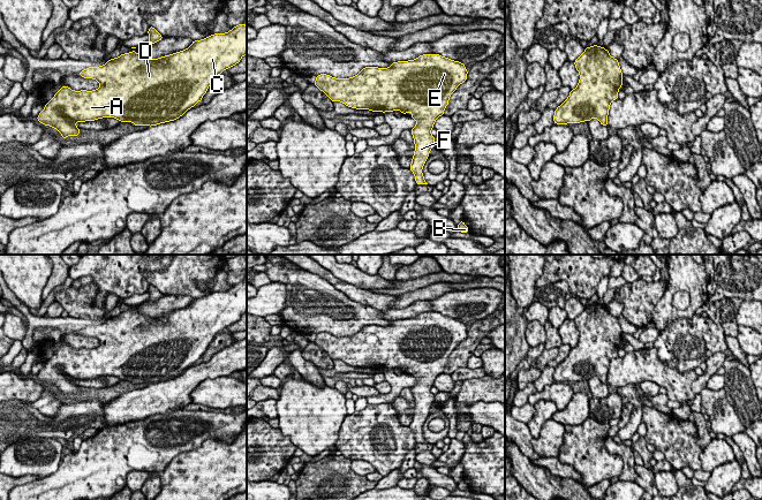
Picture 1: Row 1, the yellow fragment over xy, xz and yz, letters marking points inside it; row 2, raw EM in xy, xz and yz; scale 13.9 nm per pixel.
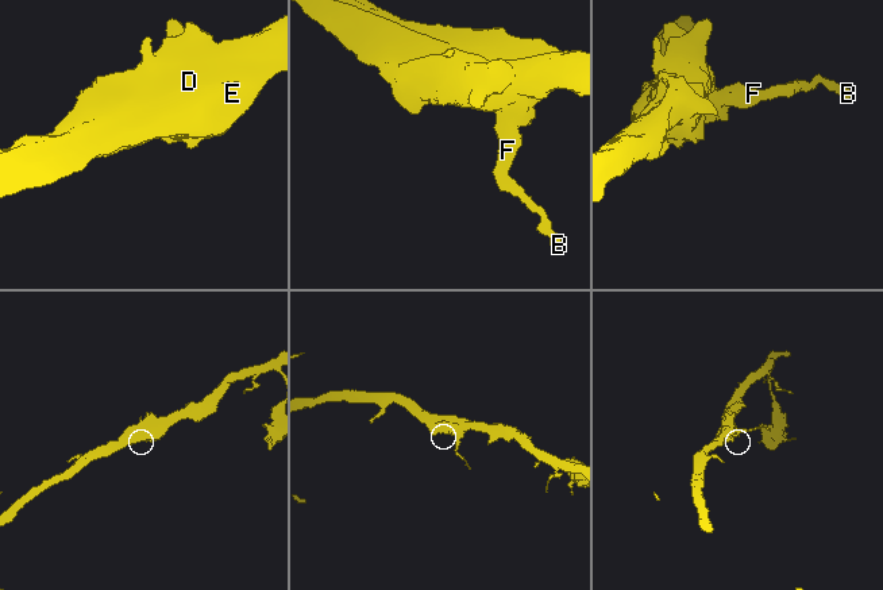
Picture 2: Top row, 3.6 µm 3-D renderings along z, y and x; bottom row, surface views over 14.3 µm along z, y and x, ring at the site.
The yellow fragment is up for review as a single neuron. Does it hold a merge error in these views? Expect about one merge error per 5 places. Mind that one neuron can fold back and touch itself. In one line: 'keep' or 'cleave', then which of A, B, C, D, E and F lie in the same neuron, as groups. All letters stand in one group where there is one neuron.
keep | A B C D E F

